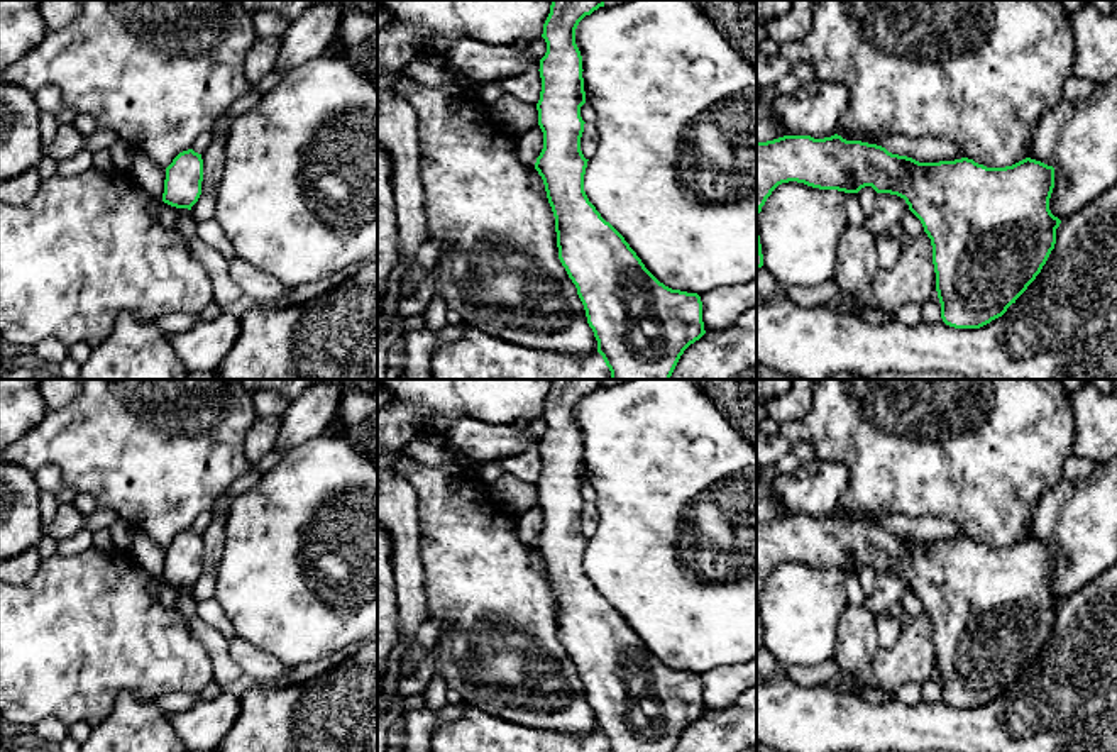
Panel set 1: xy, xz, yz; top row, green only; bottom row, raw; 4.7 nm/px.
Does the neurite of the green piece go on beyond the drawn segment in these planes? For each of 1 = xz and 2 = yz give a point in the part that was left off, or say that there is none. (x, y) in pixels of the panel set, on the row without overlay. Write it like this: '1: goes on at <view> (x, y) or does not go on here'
1: does not go on here
2: does not go on here

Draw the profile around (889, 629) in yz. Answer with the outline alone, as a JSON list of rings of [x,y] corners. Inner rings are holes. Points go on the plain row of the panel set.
[[[877,617],[877,632],[878,632],[878,644],[880,649],[894,649],[894,645],[899,640],[900,635],[900,628],[902,628],[902,622],[895,620],[892,617]]]

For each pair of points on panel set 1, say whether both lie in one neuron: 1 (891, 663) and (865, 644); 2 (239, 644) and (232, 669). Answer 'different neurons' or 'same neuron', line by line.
1: different neurons
2: different neurons

